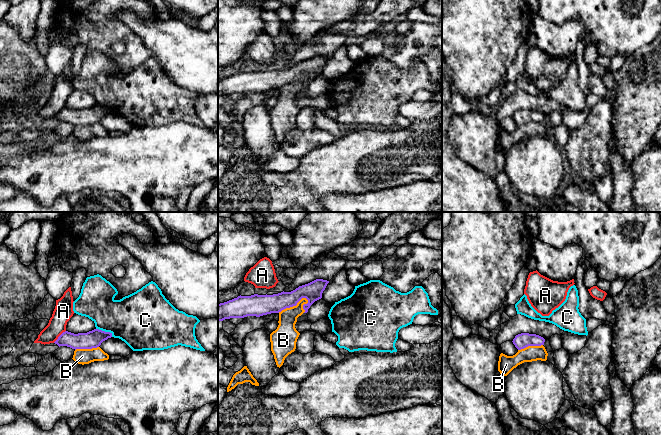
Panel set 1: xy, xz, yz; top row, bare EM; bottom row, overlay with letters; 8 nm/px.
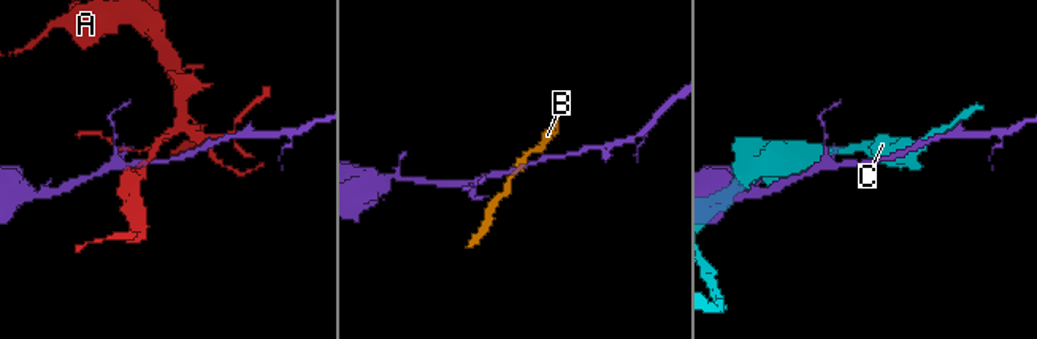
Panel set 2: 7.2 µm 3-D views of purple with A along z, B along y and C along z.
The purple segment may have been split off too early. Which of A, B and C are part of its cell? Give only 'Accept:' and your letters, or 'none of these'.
Accept: none of these

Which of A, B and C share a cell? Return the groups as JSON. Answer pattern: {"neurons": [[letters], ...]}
{"neurons": [["A"], ["B"], ["C"]]}

